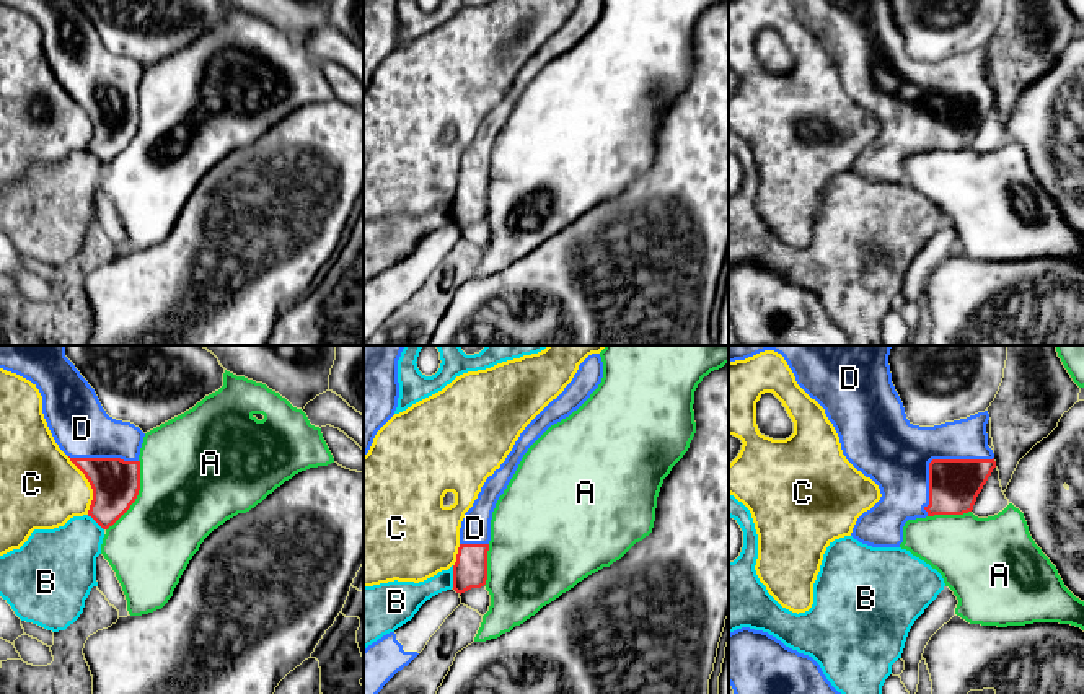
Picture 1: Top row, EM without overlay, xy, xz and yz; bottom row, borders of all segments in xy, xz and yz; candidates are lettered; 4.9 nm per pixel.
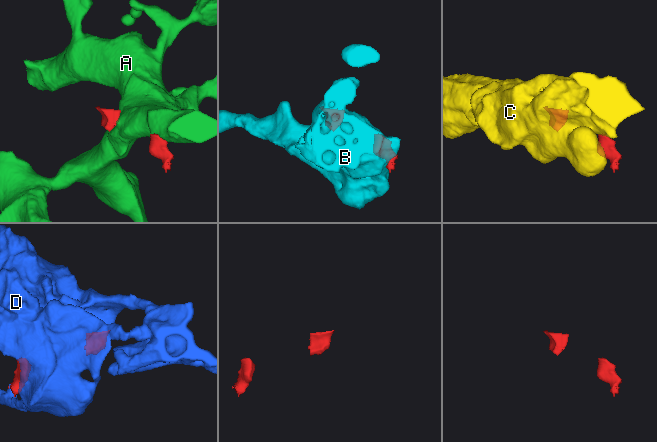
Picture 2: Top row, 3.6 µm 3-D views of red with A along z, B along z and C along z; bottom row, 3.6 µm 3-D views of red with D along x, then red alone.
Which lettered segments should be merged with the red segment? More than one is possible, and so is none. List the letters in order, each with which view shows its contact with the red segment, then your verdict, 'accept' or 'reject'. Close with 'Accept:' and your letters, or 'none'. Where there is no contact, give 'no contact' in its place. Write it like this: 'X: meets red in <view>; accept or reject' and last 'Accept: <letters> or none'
A: meets red in xy; accept
B: meets red in xz; reject
C: meets red in xy; reject
D: meets red in yz; reject
Accept: A

